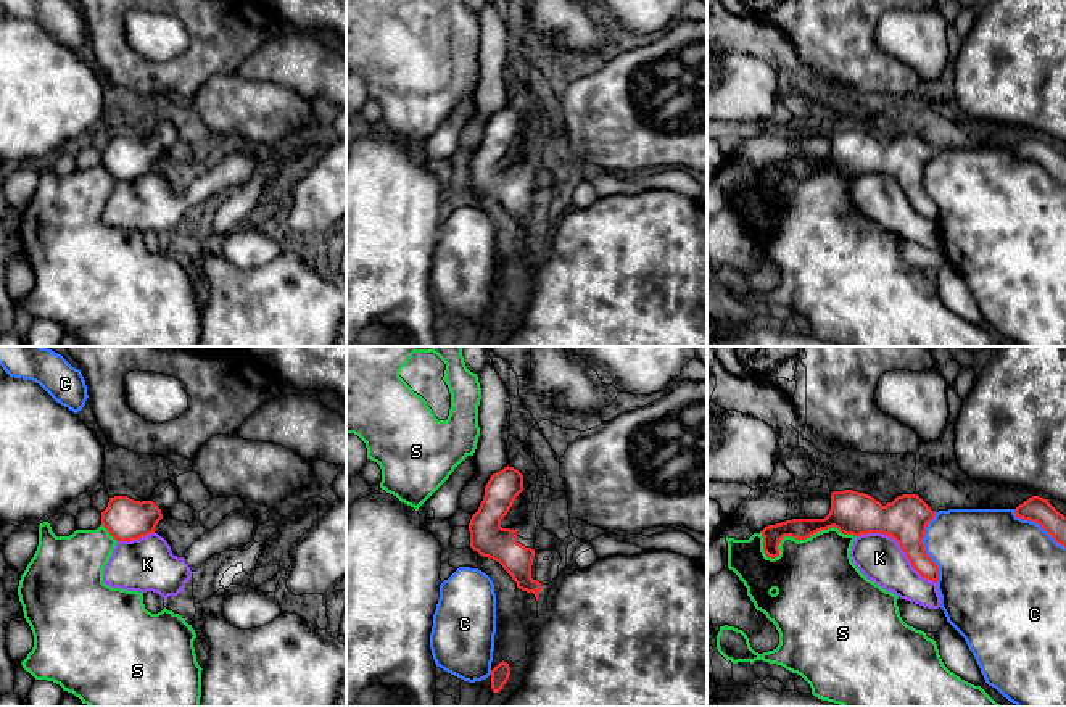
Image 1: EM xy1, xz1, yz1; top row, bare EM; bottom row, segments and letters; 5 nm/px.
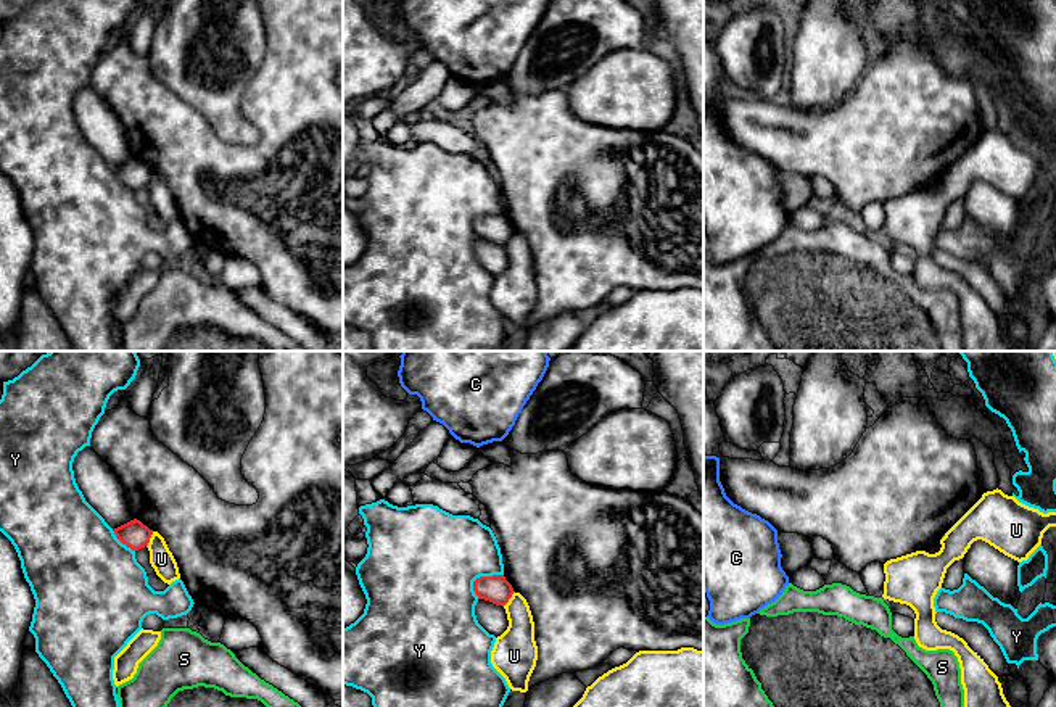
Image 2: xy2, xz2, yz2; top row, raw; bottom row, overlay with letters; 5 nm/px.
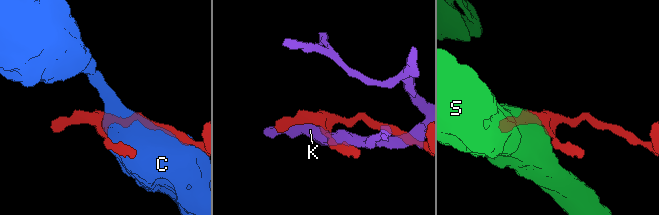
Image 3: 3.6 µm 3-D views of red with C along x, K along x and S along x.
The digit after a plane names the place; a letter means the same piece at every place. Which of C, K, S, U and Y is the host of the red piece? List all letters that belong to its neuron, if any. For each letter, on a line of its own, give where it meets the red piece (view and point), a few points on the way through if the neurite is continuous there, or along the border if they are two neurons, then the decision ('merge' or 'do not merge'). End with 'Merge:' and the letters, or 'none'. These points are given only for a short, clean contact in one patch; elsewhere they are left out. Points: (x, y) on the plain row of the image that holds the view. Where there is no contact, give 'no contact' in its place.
C: contact yz1 (923, 187); do not merge
K: contact yz1 (900, 186); do not merge
S: contact yz1 (794, 176); do not merge
U: contact xy2 (148, 179); border xy2 (153, 171), (147, 186); do not merge
Y: contact xz2 (480, 216); do not merge
Merge: none

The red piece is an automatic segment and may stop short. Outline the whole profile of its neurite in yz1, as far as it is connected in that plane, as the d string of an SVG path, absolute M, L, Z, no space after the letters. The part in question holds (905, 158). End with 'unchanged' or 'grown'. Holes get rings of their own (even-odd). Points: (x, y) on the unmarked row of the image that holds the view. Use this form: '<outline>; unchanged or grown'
M853 129L833 130L831 148L824 158L792 158L765 166L763 190L766 196L779 195L779 182L784 176L807 179L812 174L837 167L844 174L882 172L894 177L911 206L926 219L937 222L939 208L926 193L923 177L932 150L918 134L902 134L882 145L873 135Z; unchanged

